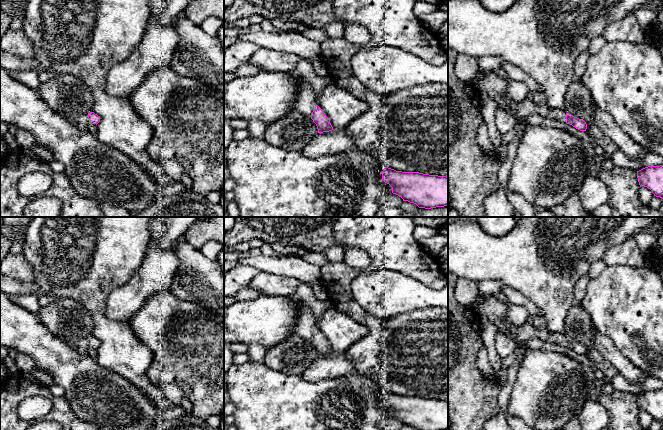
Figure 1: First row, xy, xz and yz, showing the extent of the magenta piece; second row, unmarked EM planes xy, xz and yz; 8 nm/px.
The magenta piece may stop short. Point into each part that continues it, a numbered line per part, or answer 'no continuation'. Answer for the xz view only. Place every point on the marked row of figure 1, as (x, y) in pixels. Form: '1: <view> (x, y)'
1: xz (305, 103)

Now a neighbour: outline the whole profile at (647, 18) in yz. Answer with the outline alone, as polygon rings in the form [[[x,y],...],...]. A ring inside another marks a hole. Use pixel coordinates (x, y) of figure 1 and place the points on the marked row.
[[[639,8],[636,12],[637,19],[641,27],[649,32],[652,32],[657,22],[655,8]]]

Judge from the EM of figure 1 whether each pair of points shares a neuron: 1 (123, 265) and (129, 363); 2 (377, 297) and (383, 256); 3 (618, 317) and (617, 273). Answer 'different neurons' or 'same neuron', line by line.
1: same neuron
2: different neurons
3: same neuron

